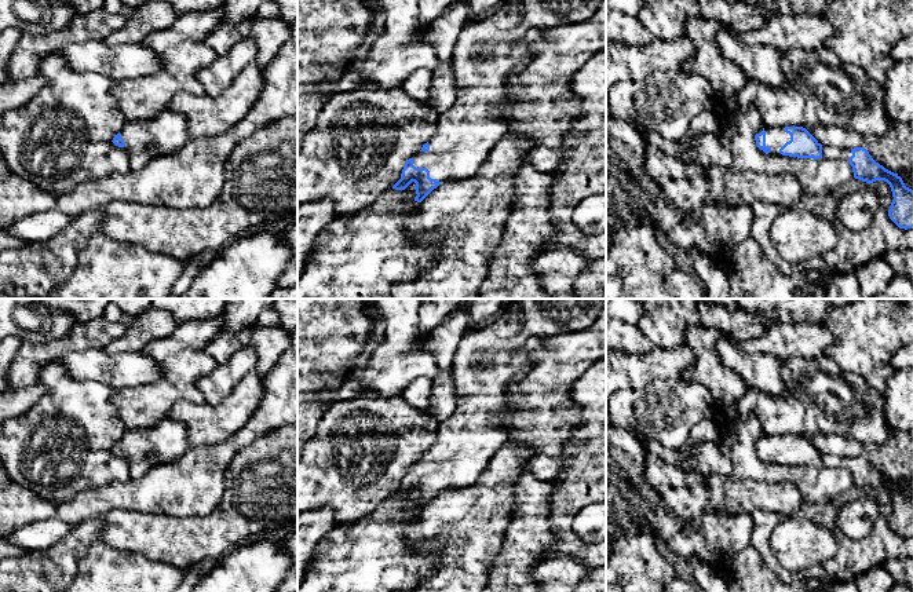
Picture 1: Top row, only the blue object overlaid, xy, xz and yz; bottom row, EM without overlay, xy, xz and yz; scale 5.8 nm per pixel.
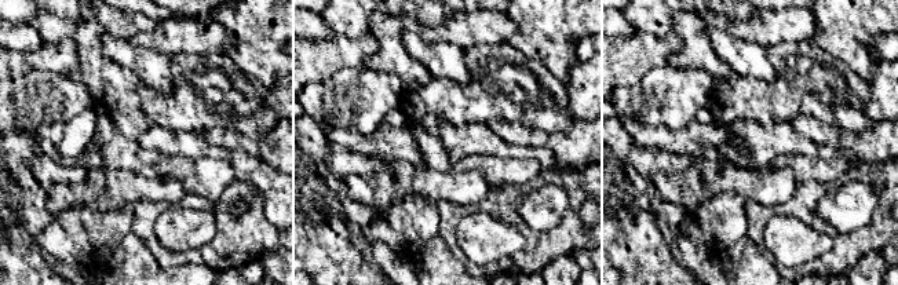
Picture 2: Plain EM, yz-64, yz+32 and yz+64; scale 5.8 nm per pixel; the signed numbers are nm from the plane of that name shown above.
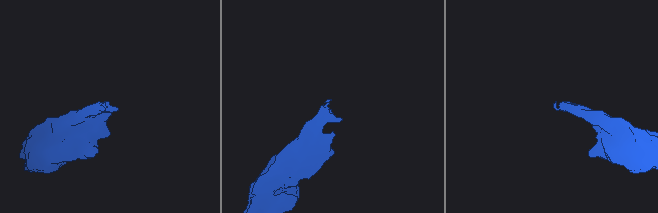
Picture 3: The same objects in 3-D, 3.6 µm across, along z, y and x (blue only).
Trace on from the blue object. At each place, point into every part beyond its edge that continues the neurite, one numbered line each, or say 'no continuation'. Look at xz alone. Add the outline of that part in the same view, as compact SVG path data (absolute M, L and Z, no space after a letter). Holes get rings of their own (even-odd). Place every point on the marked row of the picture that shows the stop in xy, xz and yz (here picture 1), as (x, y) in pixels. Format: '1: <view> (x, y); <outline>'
1: xz (489, 50); M503 0L493 14L465 21L452 55L452 73L456 92L454 105L439 114L428 151L417 151L416 168L427 168L430 178L442 182L474 176L494 145L508 134L508 125L499 114L514 99L508 78L532 61L522 40L530 30L548 32L563 25L589 19L602 0Z

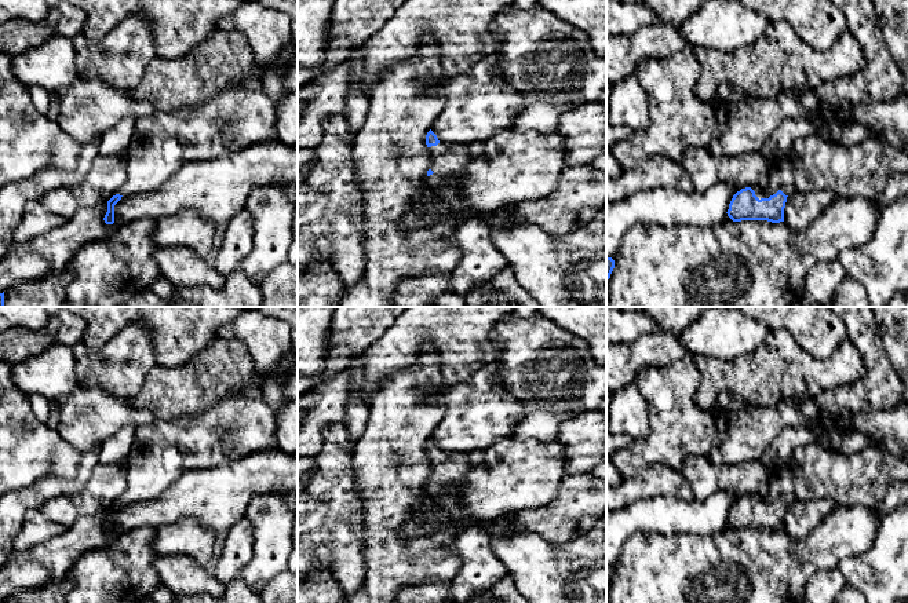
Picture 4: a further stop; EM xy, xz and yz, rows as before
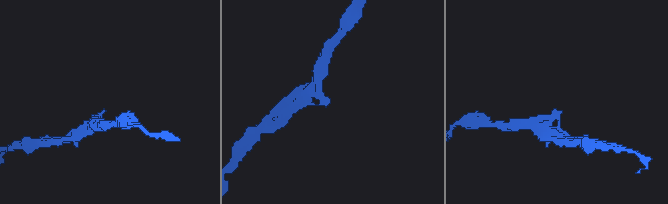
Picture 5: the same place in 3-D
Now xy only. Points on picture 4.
1: xy (236, 117); M289 41L269 67L254 65L241 85L216 92L204 105L171 112L156 110L136 120L134 139L125 156L125 180L117 194L128 197L156 191L186 162L214 158L231 149L277 139L277 102L263 92L260 77L267 70L282 67L296 51Z

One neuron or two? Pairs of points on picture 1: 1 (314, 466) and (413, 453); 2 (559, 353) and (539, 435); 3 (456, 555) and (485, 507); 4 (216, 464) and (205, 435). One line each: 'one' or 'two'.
1: one
2: one
3: one
4: two

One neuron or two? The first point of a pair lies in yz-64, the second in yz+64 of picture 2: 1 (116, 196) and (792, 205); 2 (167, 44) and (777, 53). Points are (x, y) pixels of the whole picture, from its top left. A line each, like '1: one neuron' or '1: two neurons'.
1: two neurons
2: two neurons

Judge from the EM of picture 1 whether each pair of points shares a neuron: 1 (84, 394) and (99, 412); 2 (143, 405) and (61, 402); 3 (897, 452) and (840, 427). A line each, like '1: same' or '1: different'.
1: same
2: different
3: different

